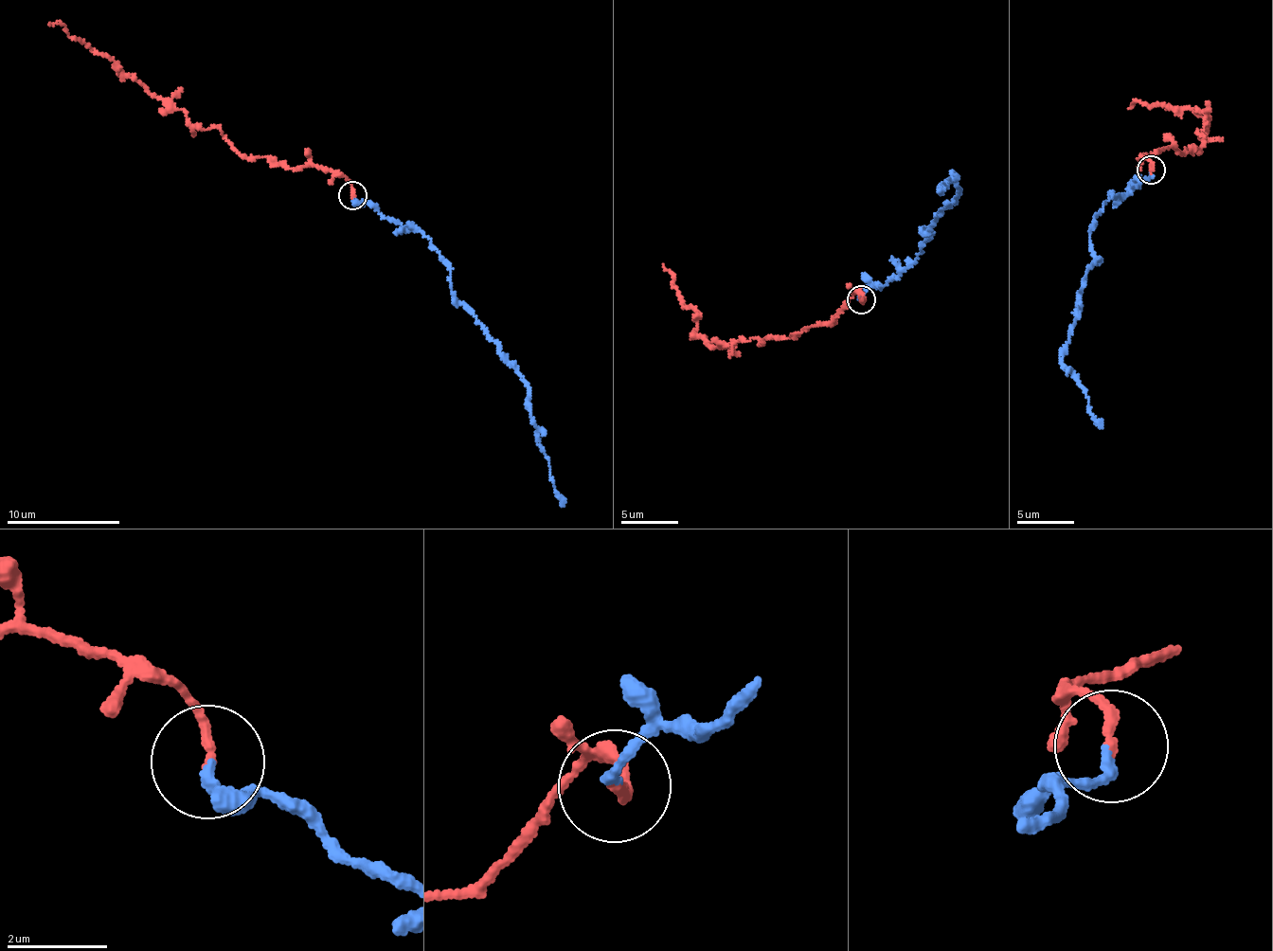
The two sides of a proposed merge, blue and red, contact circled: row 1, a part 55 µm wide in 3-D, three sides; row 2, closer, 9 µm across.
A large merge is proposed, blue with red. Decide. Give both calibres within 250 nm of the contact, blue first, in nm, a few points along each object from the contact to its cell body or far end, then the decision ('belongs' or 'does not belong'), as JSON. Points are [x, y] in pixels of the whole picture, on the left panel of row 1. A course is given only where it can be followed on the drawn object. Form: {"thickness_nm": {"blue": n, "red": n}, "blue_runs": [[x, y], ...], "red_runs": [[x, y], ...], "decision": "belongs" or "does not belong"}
{"thickness_nm": {"blue": 200, "red": 190}, "blue_runs": [[351, 195], [403, 228], [418, 229], [439, 254], [450, 271], [450, 287], [525, 383], [530, 421], [564, 506]], "red_runs": [[351, 195], [350, 184], [331, 171], [285, 170], [240, 152], [214, 128], [202, 130], [62, 26], [48, 25]], "decision": "belongs"}

